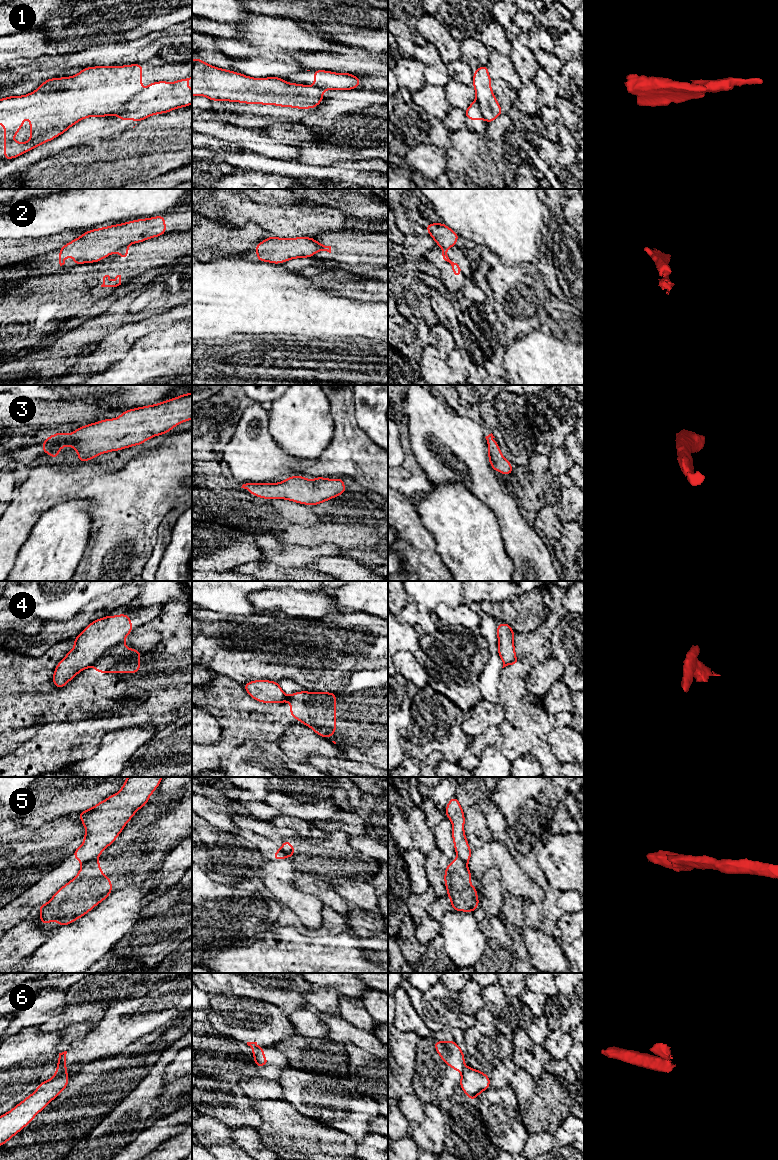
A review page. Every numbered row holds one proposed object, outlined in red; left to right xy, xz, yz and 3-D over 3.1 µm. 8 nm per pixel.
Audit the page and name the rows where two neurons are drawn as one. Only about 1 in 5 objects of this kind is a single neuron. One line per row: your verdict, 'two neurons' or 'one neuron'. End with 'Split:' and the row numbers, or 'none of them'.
1: two neurons
2: two neurons
3: one neuron
4: two neurons
5: two neurons
6: two neurons
Split: 1, 2, 4, 5, 6

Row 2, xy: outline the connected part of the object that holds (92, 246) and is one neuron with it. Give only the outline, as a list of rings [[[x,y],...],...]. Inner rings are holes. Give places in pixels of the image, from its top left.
[[[165,215],[146,219],[137,219],[117,225],[93,229],[84,232],[80,237],[72,240],[60,248],[59,264],[60,266],[64,265],[68,255],[73,257],[74,265],[99,262],[105,257],[114,254],[120,248],[127,247],[128,245],[134,243],[141,243],[147,239],[155,238],[165,234]]]

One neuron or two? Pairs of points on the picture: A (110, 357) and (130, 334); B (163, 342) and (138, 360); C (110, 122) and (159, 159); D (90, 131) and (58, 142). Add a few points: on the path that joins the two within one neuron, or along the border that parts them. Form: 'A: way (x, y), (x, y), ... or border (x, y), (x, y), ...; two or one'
A: way (110, 351), (124, 337); one
B: way (157, 346), (144, 357); one
C: border (132, 127), (108, 138); two
D: way (82, 133), (66, 140); one

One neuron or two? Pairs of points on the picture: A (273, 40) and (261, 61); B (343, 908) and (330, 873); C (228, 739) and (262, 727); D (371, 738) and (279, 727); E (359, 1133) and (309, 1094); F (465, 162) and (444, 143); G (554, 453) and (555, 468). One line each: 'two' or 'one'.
A: two
B: two
C: one
D: one
E: one
F: two
G: one

